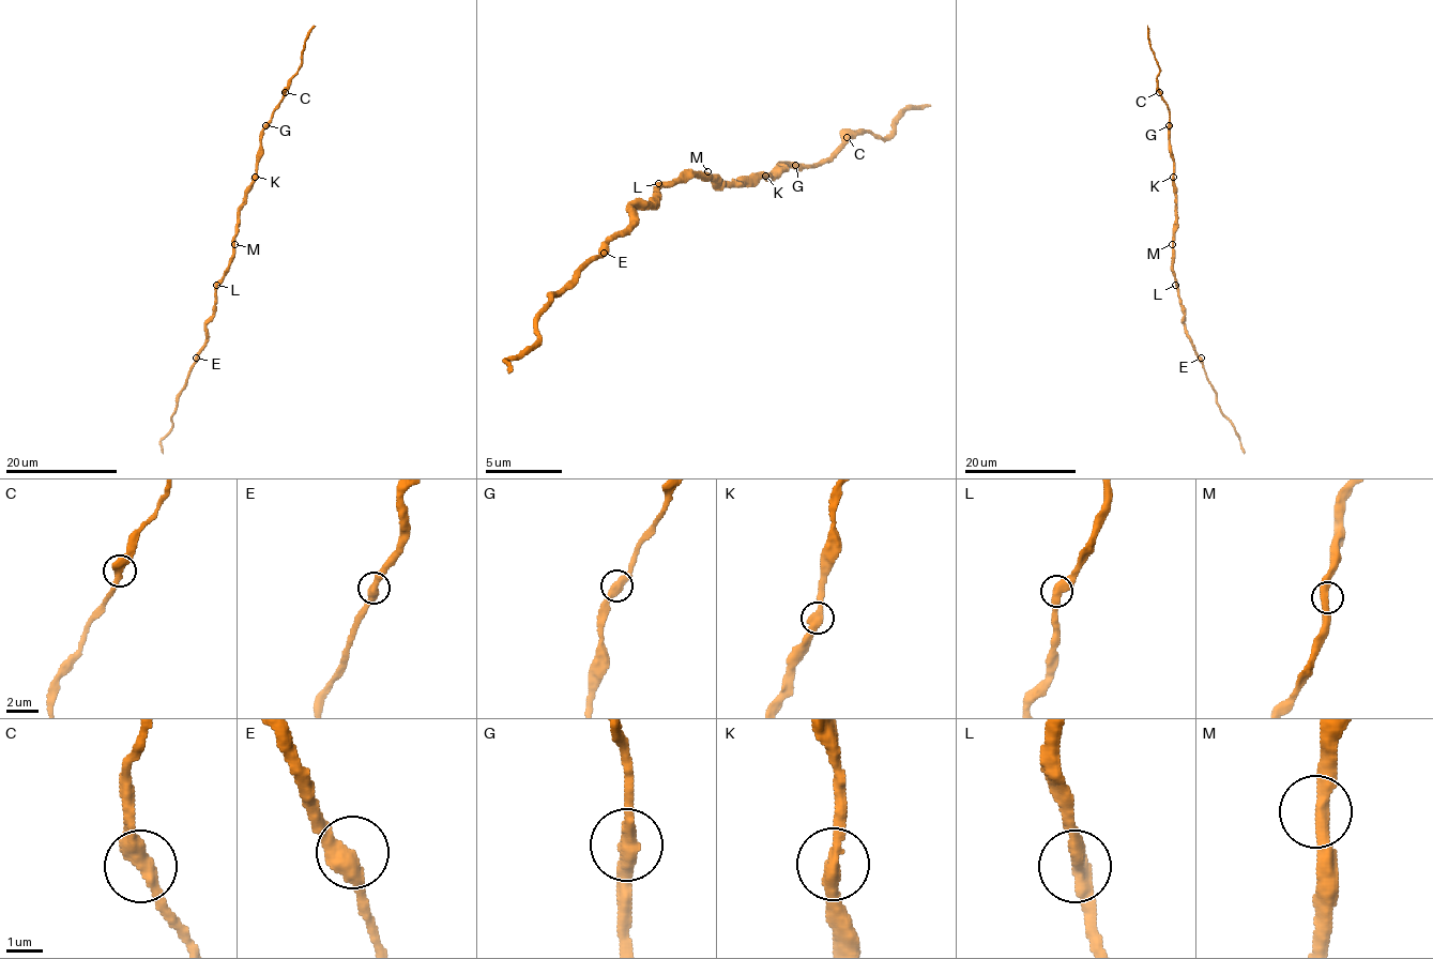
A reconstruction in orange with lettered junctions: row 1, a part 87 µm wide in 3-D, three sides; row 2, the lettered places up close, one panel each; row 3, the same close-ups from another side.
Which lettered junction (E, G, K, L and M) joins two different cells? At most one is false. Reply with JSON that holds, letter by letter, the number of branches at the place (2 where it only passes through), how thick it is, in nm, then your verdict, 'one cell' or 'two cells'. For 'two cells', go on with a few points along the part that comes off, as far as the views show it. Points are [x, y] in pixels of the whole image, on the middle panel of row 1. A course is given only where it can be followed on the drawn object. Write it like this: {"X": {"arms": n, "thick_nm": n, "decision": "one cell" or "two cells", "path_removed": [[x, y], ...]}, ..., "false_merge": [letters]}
{"E": {"arms": 2, "thick_nm": 440, "decision": "one cell"}, "G": {"arms": 2, "thick_nm": 440, "decision": "one cell"}, "K": {"arms": 2, "thick_nm": 440, "decision": "one cell"}, "L": {"arms": 2, "thick_nm": 440, "decision": "one cell"}, "M": {"arms": 2, "thick_nm": 400, "decision": "one cell"}, "false_merge": []}

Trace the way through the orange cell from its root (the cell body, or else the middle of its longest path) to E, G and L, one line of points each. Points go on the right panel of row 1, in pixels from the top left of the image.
E: (1173, 244), (1173, 272), (1186, 335), (1201, 358)
G: (1173, 244), (1175, 185), (1169, 124)
L: (1173, 244), (1175, 285)

